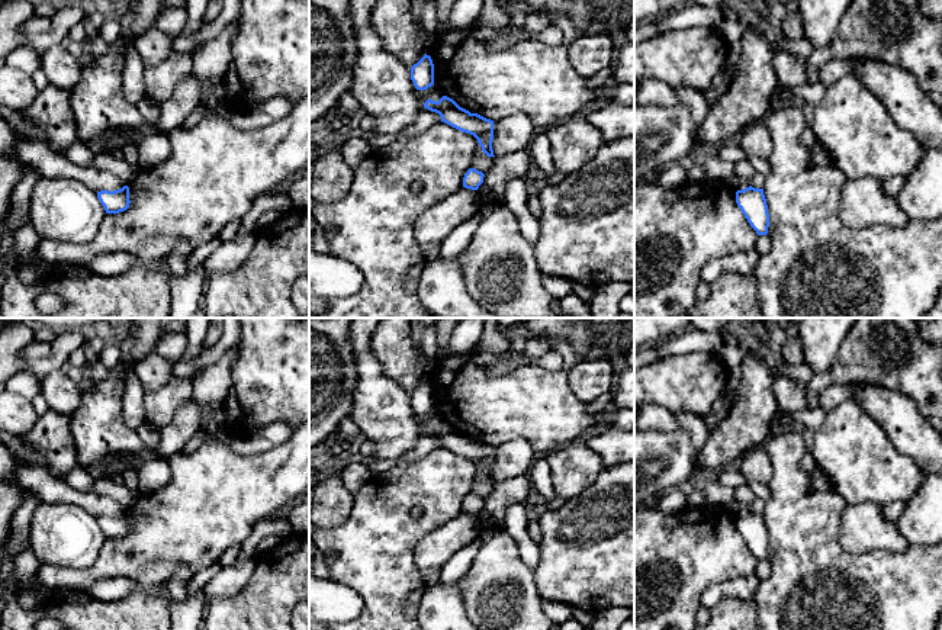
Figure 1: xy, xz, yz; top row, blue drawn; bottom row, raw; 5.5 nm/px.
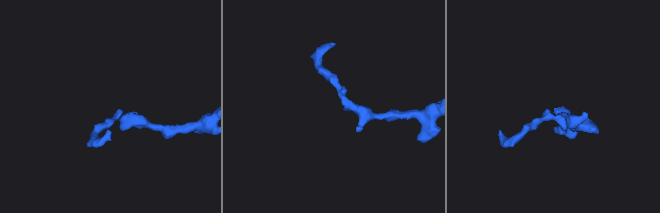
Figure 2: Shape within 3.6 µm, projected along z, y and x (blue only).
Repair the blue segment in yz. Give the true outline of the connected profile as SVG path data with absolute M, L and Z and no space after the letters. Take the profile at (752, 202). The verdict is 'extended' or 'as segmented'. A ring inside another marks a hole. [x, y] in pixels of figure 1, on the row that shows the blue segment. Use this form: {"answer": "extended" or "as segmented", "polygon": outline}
{"answer": "as segmented", "polygon": "M749 186L743 190L737 190L736 203L756 234L766 235L769 226L769 213L763 189Z"}

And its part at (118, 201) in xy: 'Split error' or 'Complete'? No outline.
Complete

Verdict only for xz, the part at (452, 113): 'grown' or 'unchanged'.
unchanged

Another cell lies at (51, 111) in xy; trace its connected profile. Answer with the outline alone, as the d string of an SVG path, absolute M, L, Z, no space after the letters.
M46 86L23 110L23 115L49 138L49 148L64 151L78 139L75 119L71 110L73 93L57 86Z

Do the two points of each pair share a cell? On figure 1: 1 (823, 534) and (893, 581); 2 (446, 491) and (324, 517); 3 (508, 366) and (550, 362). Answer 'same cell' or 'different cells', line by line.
1: same cell
2: different cells
3: same cell

